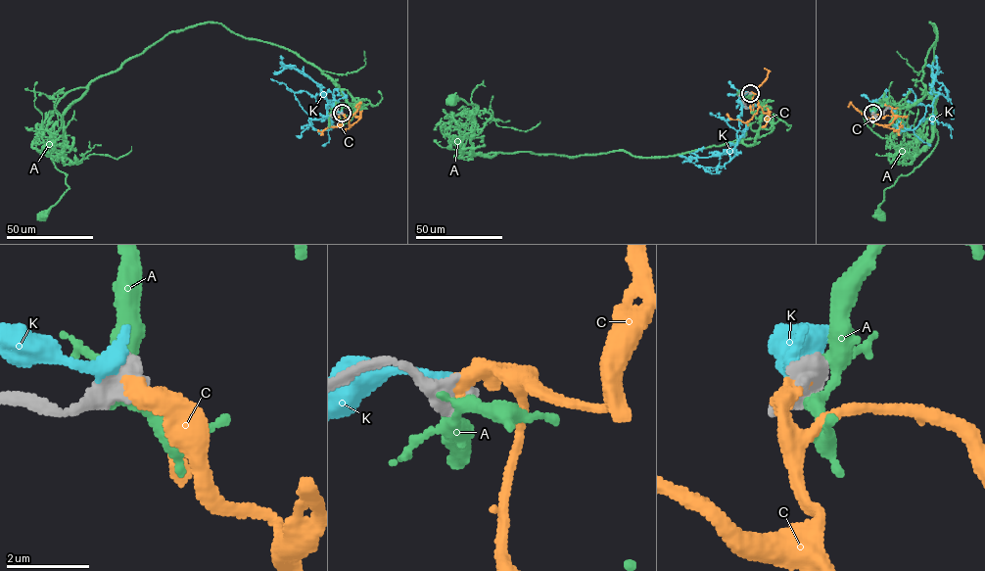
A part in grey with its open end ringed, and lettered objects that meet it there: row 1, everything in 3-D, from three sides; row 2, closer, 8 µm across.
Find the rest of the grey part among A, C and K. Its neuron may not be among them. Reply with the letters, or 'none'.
C

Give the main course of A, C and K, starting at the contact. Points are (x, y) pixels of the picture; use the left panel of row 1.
A: (342, 113), (355, 103), (284, 48), (212, 23), (169, 31), (63, 116), (48, 155), (69, 188), (44, 215)
C: (342, 113), (348, 119), (349, 128), (345, 130), (339, 125), (318, 130)
K: (341, 113), (333, 105), (328, 129), (327, 102), (321, 88), (295, 69), (273, 72)

